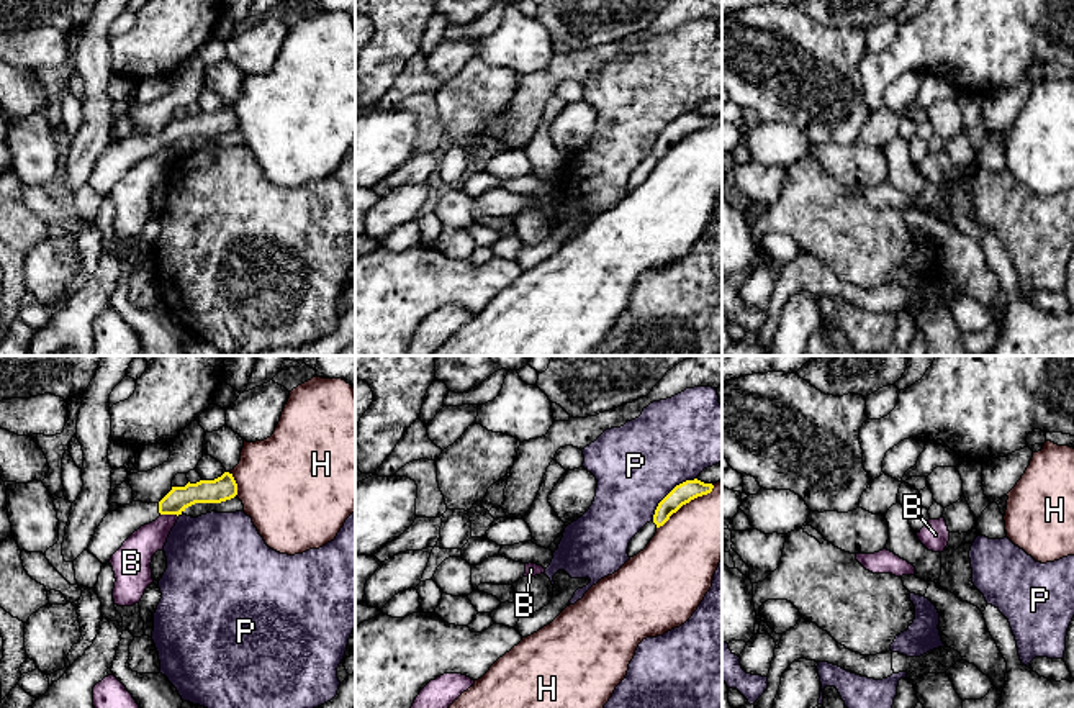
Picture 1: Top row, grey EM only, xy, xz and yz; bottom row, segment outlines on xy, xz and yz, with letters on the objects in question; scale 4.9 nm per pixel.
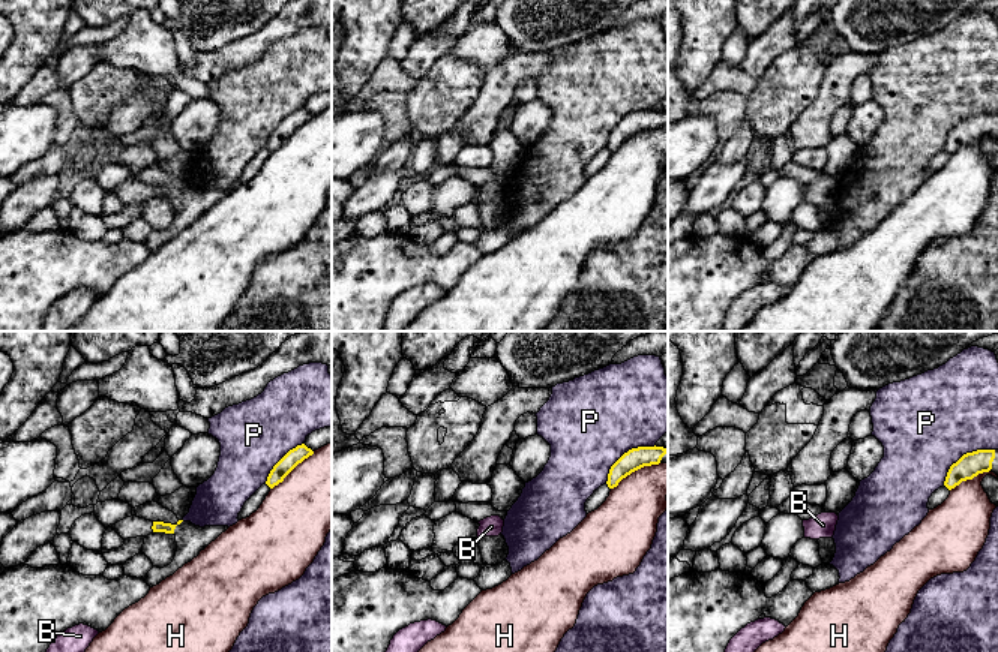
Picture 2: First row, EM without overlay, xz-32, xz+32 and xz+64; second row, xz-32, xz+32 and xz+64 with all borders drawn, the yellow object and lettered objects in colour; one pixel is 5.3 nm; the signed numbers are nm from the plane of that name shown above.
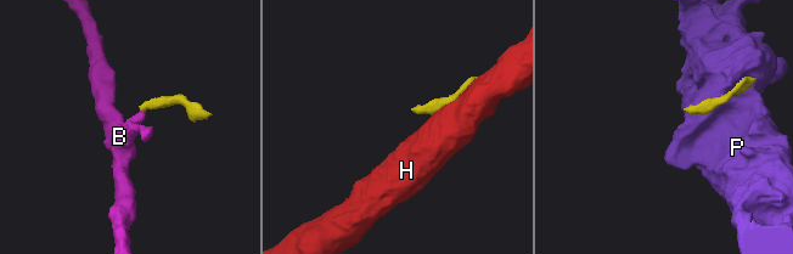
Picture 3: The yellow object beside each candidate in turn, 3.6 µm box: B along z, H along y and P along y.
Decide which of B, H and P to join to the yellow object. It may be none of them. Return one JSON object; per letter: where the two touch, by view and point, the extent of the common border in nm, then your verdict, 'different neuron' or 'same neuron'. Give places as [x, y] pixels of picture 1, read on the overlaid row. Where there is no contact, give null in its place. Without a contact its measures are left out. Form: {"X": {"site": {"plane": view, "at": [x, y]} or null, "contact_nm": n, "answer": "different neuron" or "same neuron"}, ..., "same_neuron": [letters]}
{"B": {"site": {"plane": "xy", "at": [169, 513]}, "contact_nm": 90, "answer": "different neuron"}, "H": {"site": {"plane": "xz", "at": [686, 502]}, "contact_nm": 360, "answer": "different neuron"}, "P": {"site": {"plane": "xz", "at": [668, 494]}, "contact_nm": 300, "answer": "different neuron"}, "same_neuron": []}

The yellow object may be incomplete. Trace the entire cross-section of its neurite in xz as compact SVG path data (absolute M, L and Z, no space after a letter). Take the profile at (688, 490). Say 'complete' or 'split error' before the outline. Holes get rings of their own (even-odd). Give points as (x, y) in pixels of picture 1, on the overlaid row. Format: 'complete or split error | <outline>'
complete | M697 479L686 480L676 485L657 506L653 515L653 523L657 528L663 526L673 513L676 513L683 505L691 500L711 493L712 483L704 483Z

